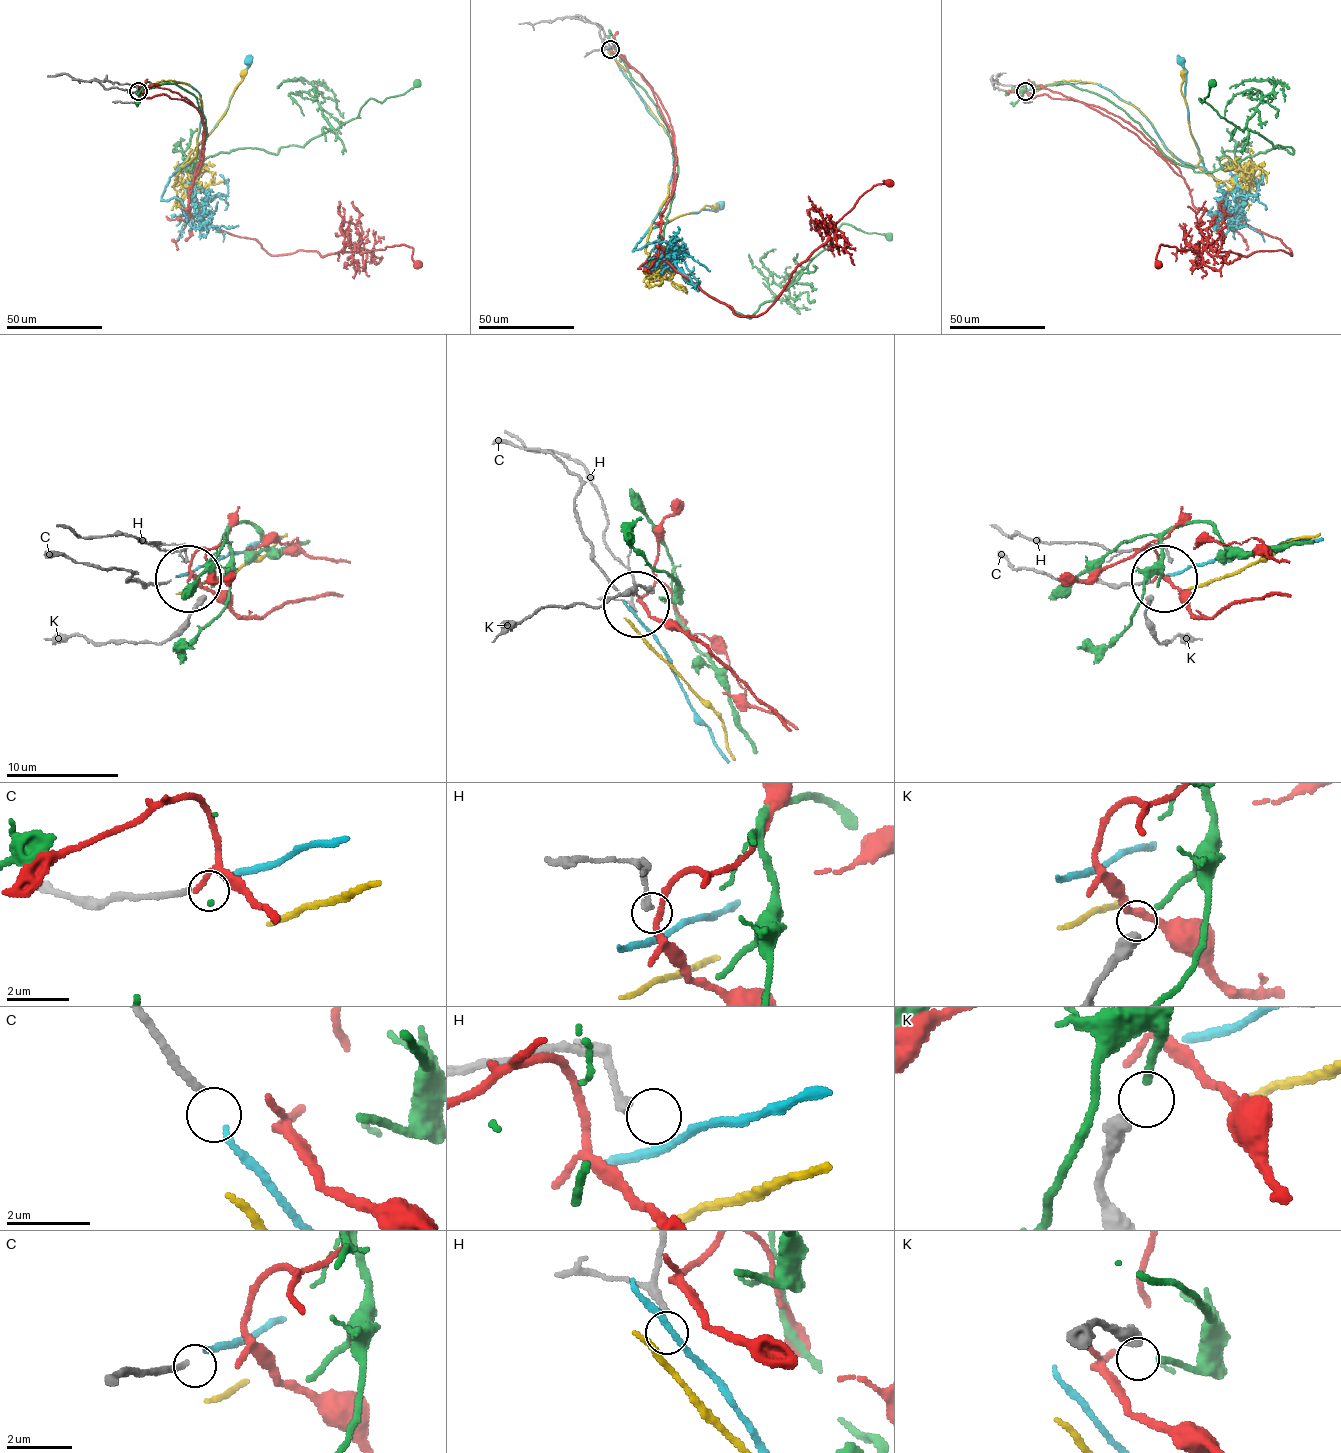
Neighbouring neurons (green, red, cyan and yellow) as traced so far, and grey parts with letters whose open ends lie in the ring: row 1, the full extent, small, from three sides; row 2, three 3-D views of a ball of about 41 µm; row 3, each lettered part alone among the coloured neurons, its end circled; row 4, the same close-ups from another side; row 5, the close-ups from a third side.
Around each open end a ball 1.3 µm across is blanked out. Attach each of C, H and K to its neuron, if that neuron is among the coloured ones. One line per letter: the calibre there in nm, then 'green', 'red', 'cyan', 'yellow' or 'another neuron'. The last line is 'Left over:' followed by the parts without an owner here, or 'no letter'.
C: 180 nm thick; cyan
H: 200 nm thick; another neuron
K: 460 nm thick; green
Left over: H

